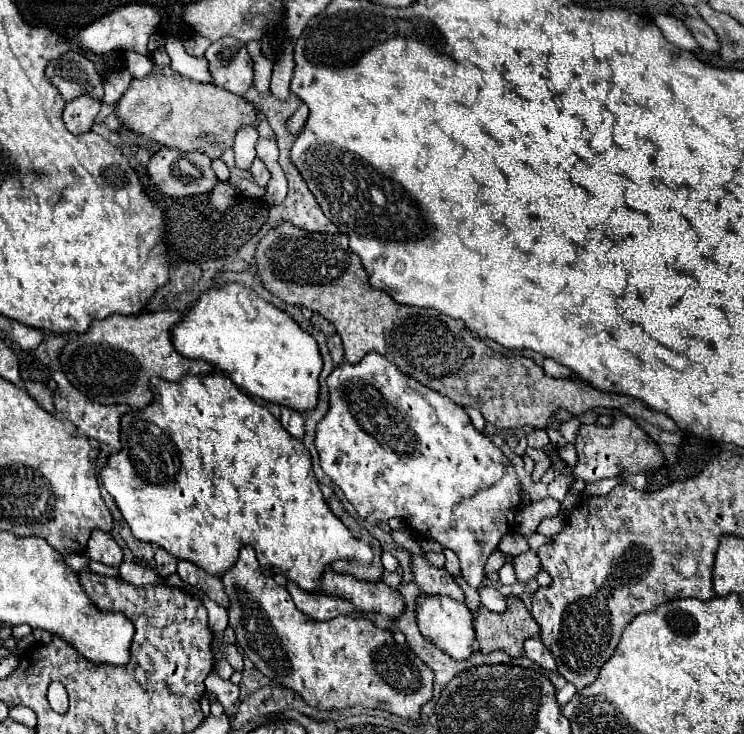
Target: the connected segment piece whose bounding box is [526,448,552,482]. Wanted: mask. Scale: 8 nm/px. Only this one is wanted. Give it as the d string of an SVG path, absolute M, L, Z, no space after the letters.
M526 448L526 454L532 460L536 460L536 466L534 466L534 472L532 472L532 480L540 482L542 474L552 468L552 460L550 460L550 456L544 450L536 450L536 448Z

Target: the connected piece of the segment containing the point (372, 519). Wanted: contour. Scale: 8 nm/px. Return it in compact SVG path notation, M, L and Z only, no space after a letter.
M370 352L366 354L358 364L350 364L350 362L342 362L340 366L336 366L332 370L332 374L328 376L328 388L330 388L330 408L326 412L326 416L318 422L316 428L316 440L314 446L318 450L320 456L320 466L326 472L326 476L332 478L332 482L344 492L344 496L348 498L348 502L354 506L354 510L360 514L360 518L368 520L370 524L378 524L378 522L388 522L390 518L402 518L410 528L418 530L422 536L432 538L436 542L440 542L444 548L450 548L458 554L460 558L460 568L462 568L462 576L464 580L474 586L480 588L482 580L484 580L484 564L488 560L488 556L496 550L500 538L512 530L514 526L514 514L516 508L520 504L518 498L518 490L520 490L520 480L516 478L516 472L510 464L510 460L500 452L500 448L496 448L492 444L490 438L486 438L484 434L480 434L474 426L470 416L466 414L466 410L458 404L454 404L450 398L442 396L440 392L422 386L418 380L414 380L408 374L402 374L398 370L396 364L390 364L384 356L380 356L378 352Z

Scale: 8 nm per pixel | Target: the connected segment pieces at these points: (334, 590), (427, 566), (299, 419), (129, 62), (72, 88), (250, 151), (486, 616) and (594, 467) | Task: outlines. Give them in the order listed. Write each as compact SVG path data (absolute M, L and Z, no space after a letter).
M326 570L320 578L320 590L326 594L336 594L348 598L360 612L380 612L388 618L402 612L402 600L398 592L384 582L362 582L350 574L336 574Z
M412 554L410 562L412 562L414 582L424 594L444 594L458 602L464 600L460 586L444 568L436 568L434 564L430 564L430 560L424 554Z
M282 408L282 418L280 418L282 426L294 436L294 438L302 438L304 436L304 416L298 410L292 408Z
M129 51L124 54L125 67L133 78L143 78L154 69L152 59L146 55Z
M66 52L64 56L50 60L46 76L66 102L82 94L98 98L104 96L102 78L98 76L94 64L78 52Z
M240 126L234 140L234 154L236 154L236 166L240 170L250 170L252 160L256 158L254 152L254 140L258 140L258 130L254 126Z
M516 596L506 598L506 612L502 614L478 606L474 614L474 628L480 652L506 650L510 656L520 656L524 640L540 634L532 614Z
M612 410L610 426L600 426L600 424L580 426L576 434L576 452L578 452L578 462L574 466L574 478L582 478L584 482L614 478L620 476L622 470L628 472L656 470L664 464L658 444L628 414L620 410Z

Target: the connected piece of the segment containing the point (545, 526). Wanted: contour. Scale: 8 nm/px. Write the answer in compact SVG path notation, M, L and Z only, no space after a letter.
M560 516L544 518L539 524L537 532L548 536L548 538L552 538L552 536L556 536L562 530L562 522L564 520Z

